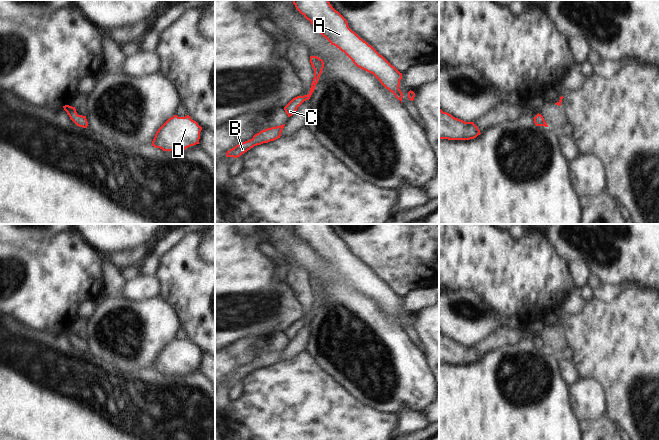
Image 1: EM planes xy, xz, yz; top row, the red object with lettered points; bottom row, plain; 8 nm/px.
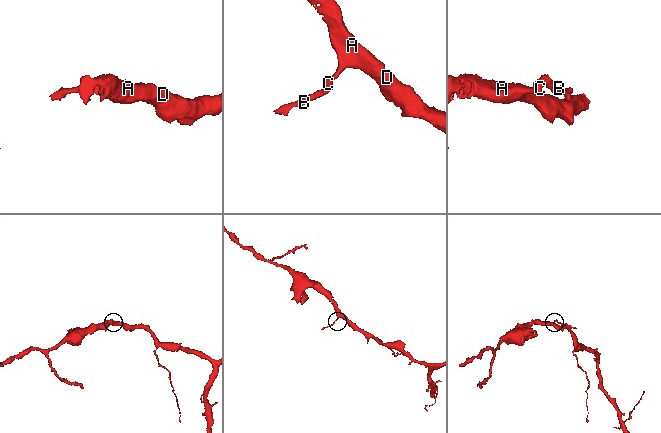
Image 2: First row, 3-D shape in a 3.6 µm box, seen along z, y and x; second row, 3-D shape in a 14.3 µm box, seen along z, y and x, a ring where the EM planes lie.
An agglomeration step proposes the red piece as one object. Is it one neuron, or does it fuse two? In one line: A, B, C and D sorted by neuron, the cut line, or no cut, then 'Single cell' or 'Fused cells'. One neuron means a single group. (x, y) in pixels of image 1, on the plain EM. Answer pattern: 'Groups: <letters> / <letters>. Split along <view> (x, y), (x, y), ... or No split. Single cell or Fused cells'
Groups: A B C D. No split. Single cell

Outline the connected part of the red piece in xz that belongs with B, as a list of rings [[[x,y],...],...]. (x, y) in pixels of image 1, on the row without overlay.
[[[285,348],[260,355],[259,357],[255,358],[252,363],[242,366],[227,375],[226,381],[240,381],[254,370],[268,367],[280,362],[284,350]]]

